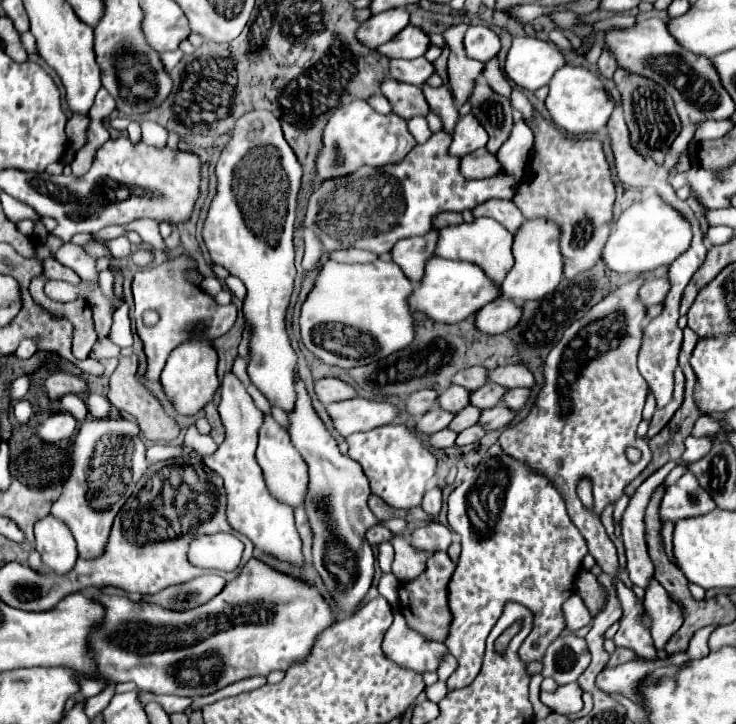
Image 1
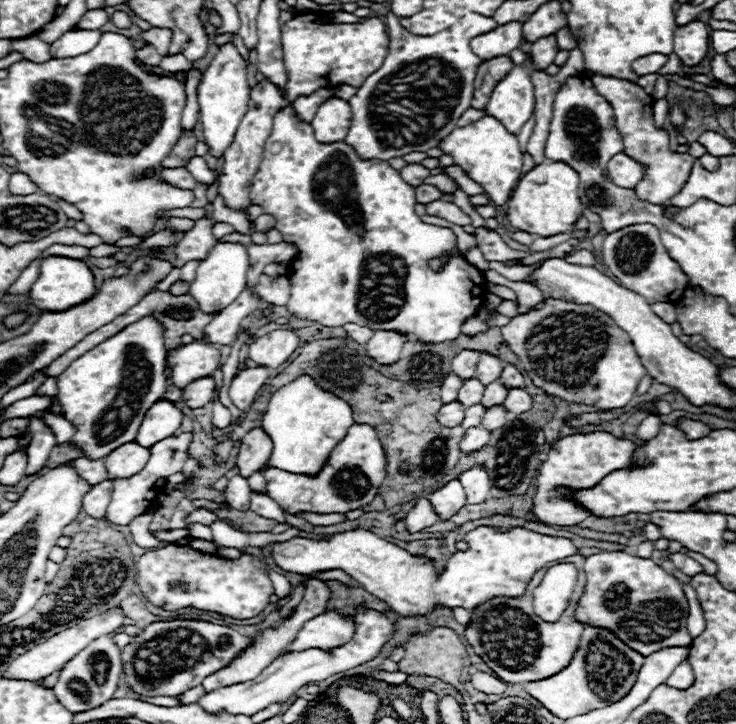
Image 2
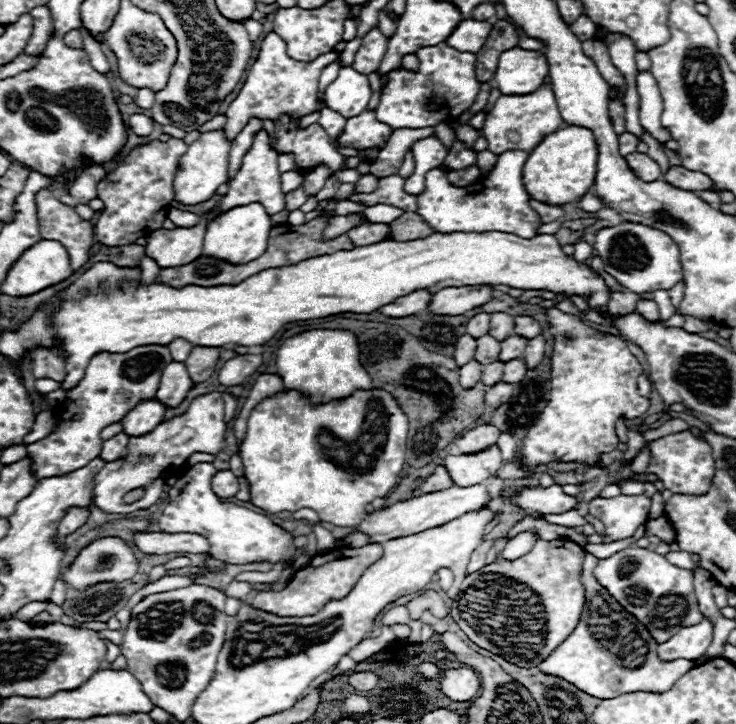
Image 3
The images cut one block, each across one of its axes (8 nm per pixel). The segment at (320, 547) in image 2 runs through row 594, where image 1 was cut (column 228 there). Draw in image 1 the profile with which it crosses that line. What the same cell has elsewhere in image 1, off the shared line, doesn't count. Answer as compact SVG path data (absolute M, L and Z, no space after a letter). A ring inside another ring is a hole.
M226 374L220 386L220 394L222 398L218 410L222 424L226 428L226 440L218 446L218 450L212 456L206 456L202 460L224 480L228 492L228 522L234 530L250 538L256 548L270 552L274 558L282 562L300 566L304 562L304 556L302 556L302 542L294 526L292 506L278 502L268 492L262 478L262 468L256 464L254 458L258 428L262 424L262 412L254 406L254 400L246 392L246 386L234 374Z

